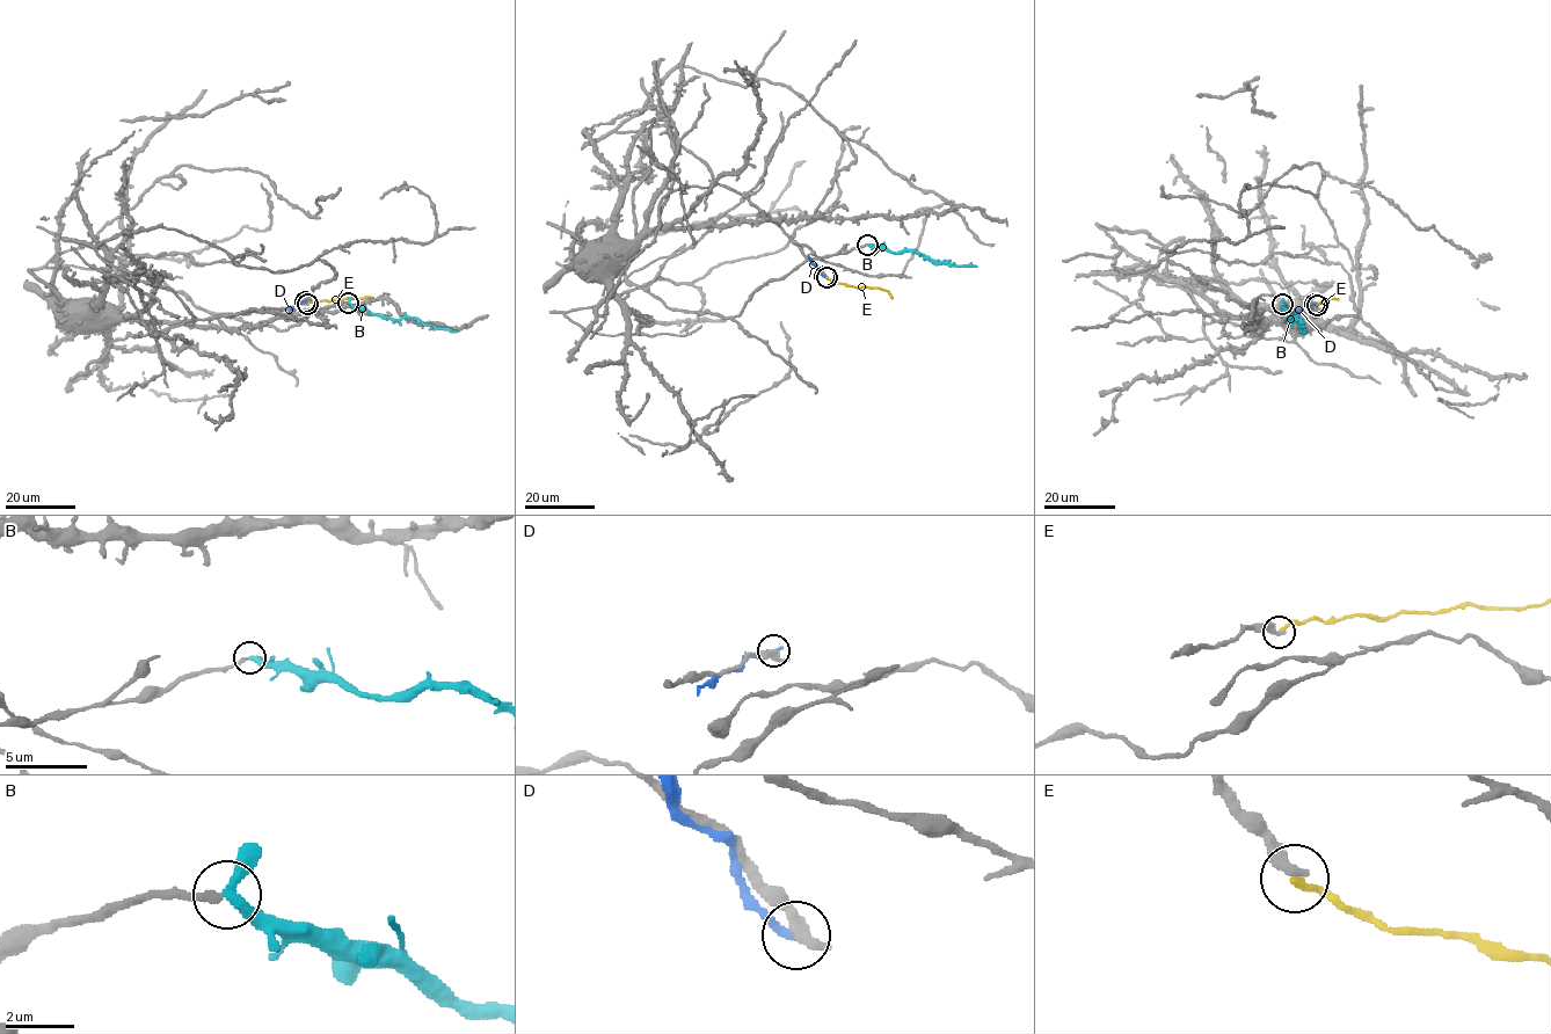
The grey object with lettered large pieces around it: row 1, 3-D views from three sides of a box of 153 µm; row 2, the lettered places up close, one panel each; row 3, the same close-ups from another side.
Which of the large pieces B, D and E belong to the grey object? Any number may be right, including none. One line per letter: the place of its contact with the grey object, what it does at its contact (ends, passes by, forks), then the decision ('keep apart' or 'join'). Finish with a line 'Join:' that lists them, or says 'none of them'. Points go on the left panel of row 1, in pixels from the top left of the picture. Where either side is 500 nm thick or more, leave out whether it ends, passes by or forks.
B: contact (348, 303); it passes by; keep apart
D: contact (305, 301); keep apart
E: contact (307, 304); it ends; join
Join: E

